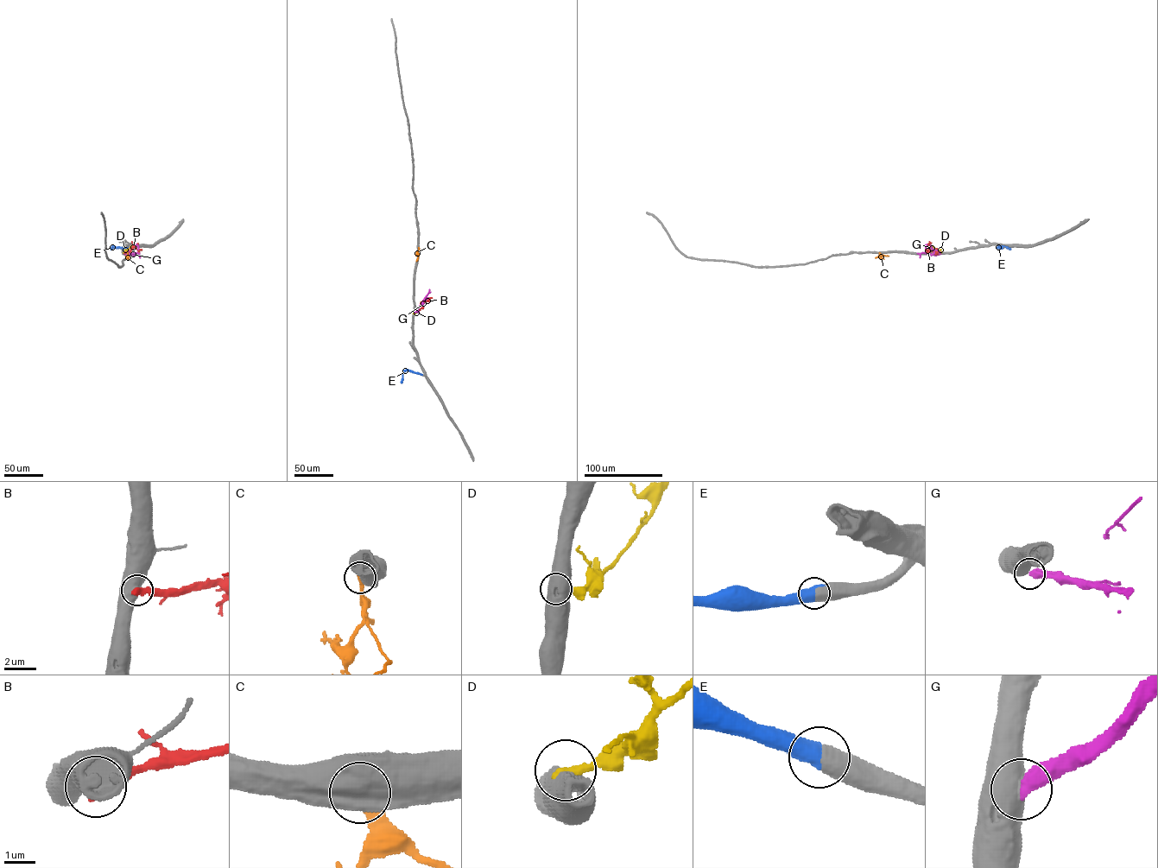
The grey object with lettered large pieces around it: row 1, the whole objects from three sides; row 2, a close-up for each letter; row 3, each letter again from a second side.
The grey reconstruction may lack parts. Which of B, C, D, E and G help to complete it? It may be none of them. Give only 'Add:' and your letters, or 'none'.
Add: E

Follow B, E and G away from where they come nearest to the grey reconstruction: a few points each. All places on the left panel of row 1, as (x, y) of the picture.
B: (124, 253), (132, 247), (141, 250)
E: (131, 248), (112, 245), (110, 249)
G: (123, 254), (137, 252), (140, 257)

